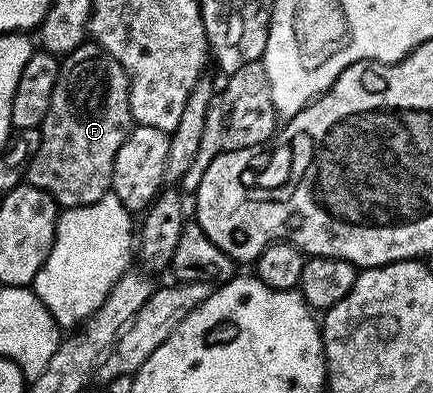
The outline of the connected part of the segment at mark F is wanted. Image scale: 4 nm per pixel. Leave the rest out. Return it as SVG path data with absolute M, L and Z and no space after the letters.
M84 42L72 52L66 53L62 57L59 66L59 77L57 78L57 86L53 86L53 98L49 110L45 114L41 125L43 137L41 138L41 146L37 150L35 159L29 162L26 183L33 185L35 188L45 190L60 209L76 208L77 206L89 206L93 202L97 202L105 193L112 191L111 179L113 178L113 162L117 158L117 150L121 150L121 146L127 141L128 134L131 133L133 121L131 118L131 86L127 82L127 71L121 66L121 62L117 62L117 58L113 58L108 52L97 43Z

